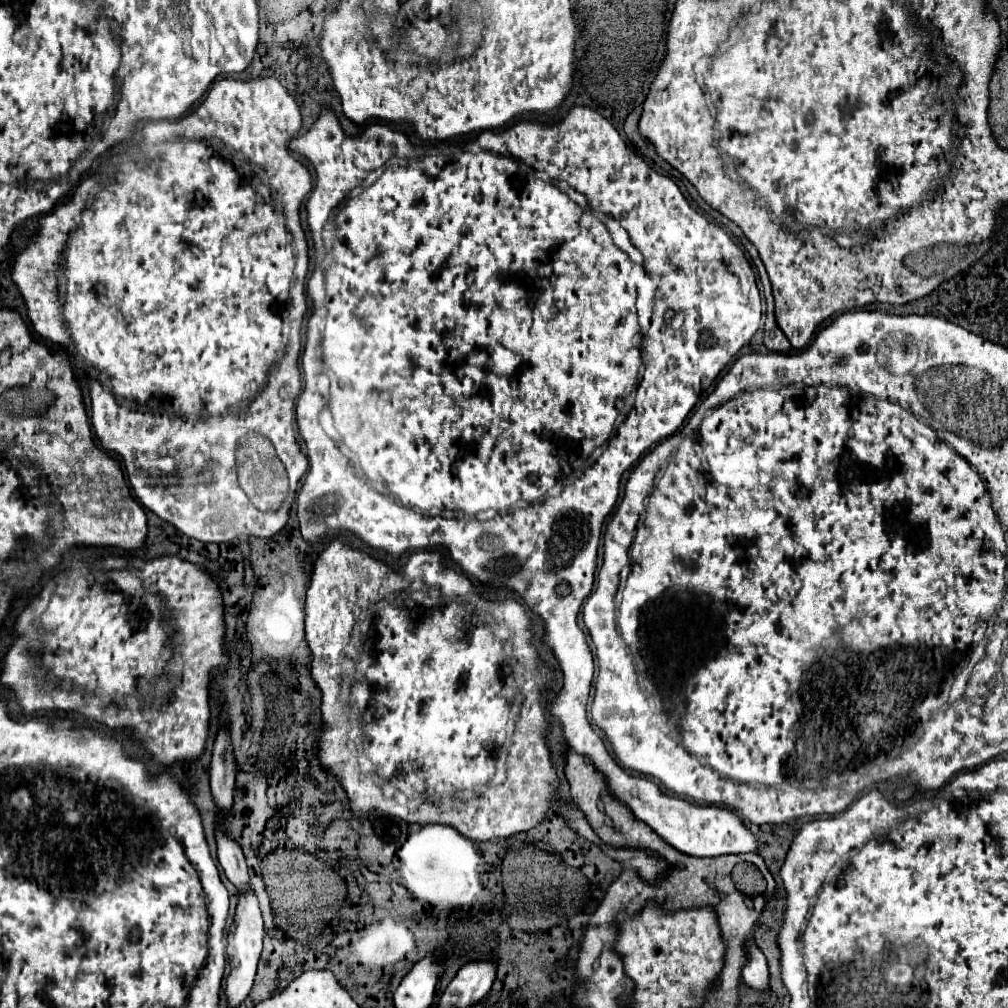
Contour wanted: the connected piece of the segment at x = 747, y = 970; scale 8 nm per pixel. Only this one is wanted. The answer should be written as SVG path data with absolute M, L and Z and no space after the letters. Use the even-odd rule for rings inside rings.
M752 947L748 951L750 951L750 961L742 969L742 979L750 989L760 991L760 993L768 993L770 991L770 983L768 983L770 973L768 973L766 957L758 947Z

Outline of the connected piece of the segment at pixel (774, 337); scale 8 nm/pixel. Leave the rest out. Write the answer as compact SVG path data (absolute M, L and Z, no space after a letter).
M766 319L766 331L764 331L764 345L770 349L770 351L780 351L780 353L786 353L790 351L790 341L786 339L786 335L780 331L780 327L776 325L774 319Z

